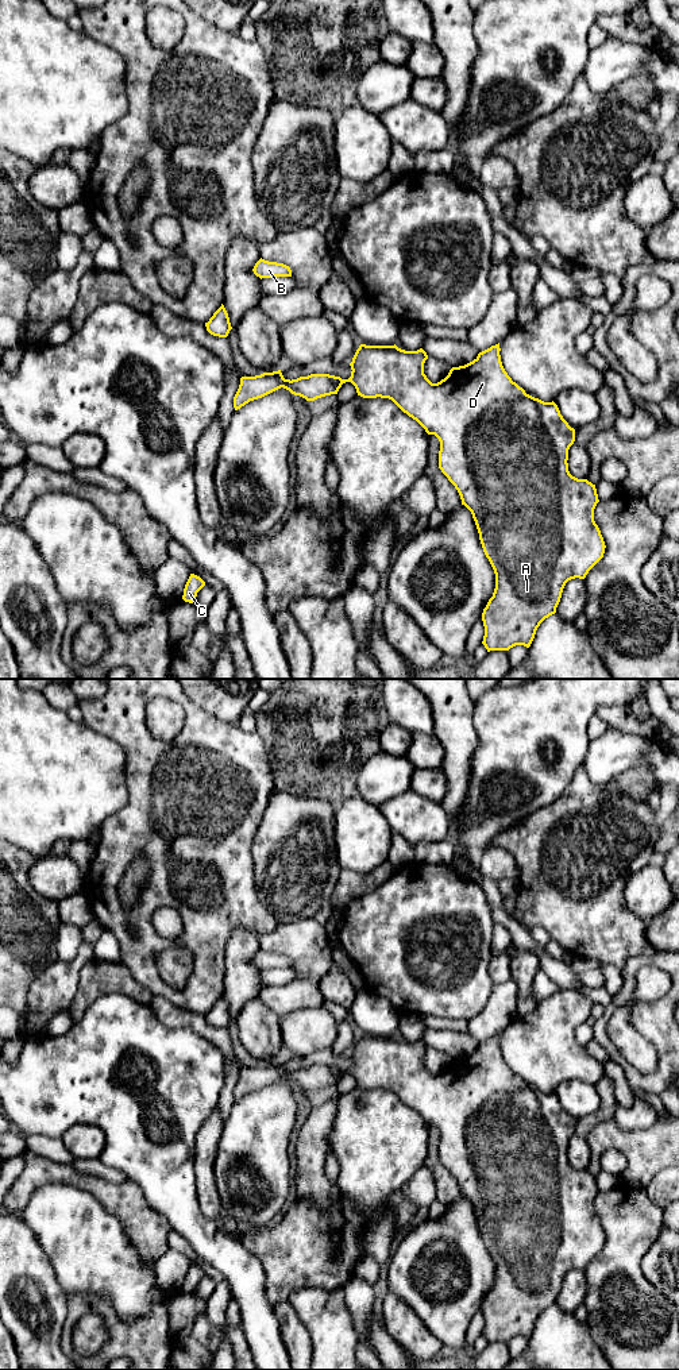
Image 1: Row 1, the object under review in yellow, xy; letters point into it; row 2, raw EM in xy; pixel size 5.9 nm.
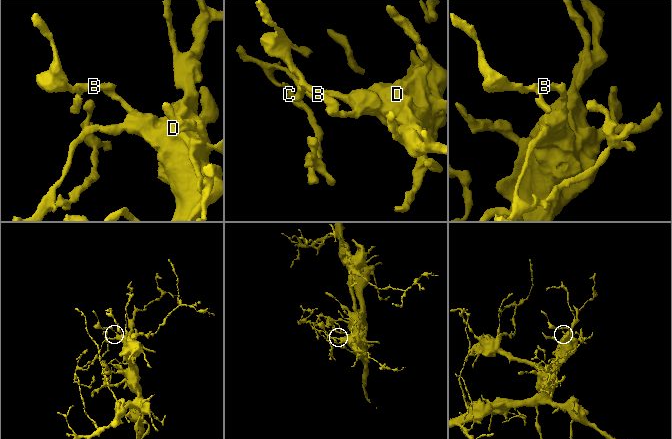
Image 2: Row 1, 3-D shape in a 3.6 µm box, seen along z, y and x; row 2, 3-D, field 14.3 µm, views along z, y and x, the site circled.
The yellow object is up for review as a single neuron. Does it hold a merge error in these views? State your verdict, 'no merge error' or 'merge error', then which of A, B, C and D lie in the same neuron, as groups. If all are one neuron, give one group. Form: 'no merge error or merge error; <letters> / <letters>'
merge error; A B D / C

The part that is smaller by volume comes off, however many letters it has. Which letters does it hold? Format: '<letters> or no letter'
C

